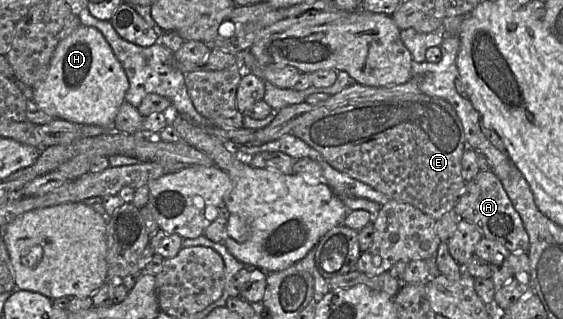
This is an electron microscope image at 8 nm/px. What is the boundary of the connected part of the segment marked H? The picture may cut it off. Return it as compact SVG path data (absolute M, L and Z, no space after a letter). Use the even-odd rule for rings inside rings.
M81 24L56 46L46 78L34 87L33 101L54 118L111 129L128 89L125 70L104 35Z

